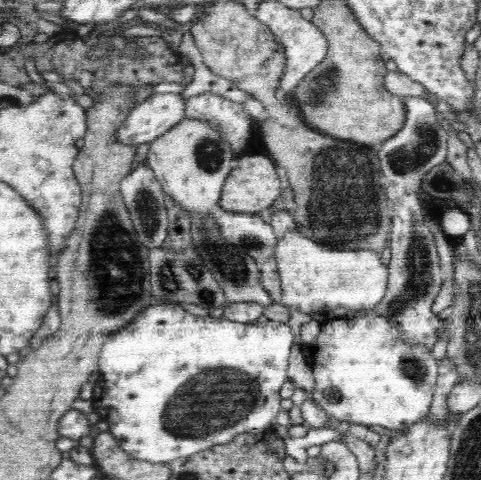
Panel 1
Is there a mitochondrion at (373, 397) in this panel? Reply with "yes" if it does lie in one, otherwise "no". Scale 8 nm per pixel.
no

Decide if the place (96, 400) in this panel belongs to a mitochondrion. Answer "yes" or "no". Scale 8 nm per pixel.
no

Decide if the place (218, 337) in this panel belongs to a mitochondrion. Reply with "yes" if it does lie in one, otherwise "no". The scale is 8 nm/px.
no

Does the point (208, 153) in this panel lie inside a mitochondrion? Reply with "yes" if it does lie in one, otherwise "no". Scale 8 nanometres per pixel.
yes

